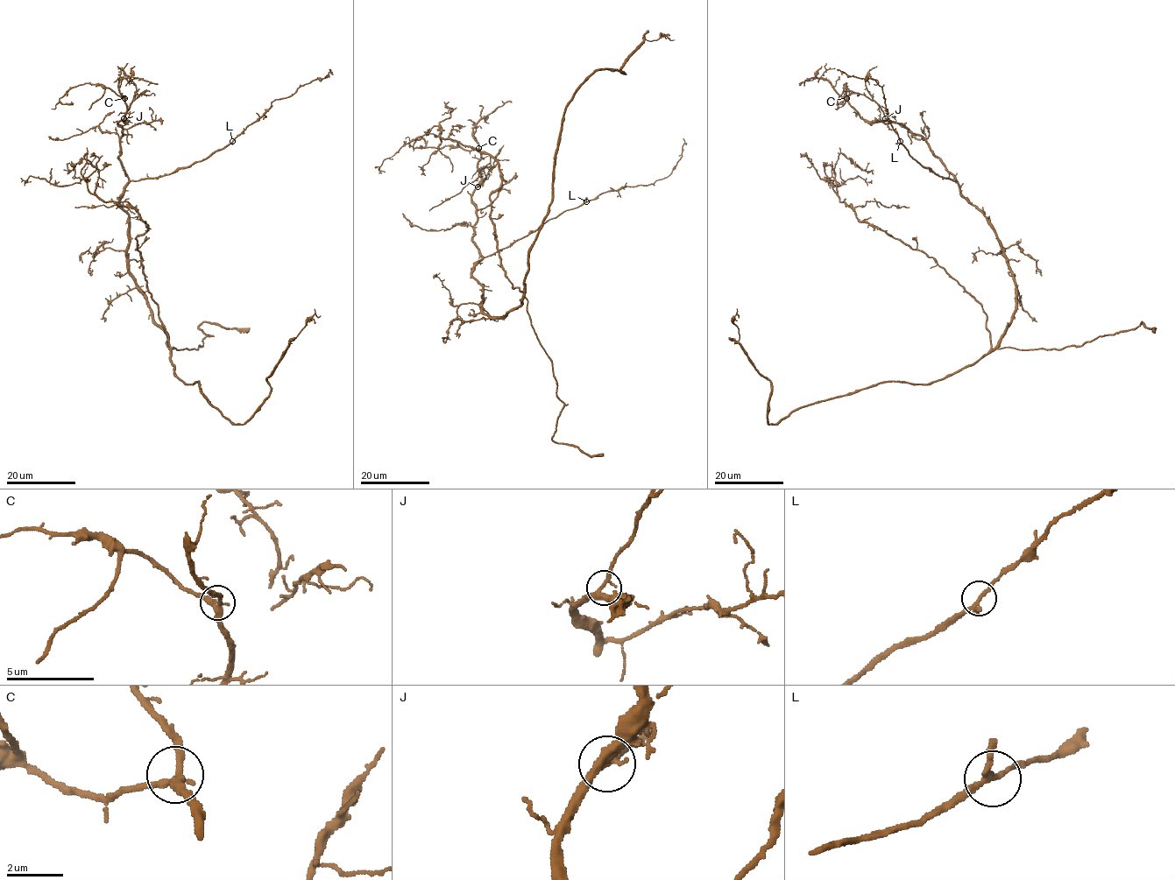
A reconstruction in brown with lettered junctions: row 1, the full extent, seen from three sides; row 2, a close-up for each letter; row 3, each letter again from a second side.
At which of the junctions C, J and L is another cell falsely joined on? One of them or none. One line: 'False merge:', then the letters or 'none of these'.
False merge: none of these

